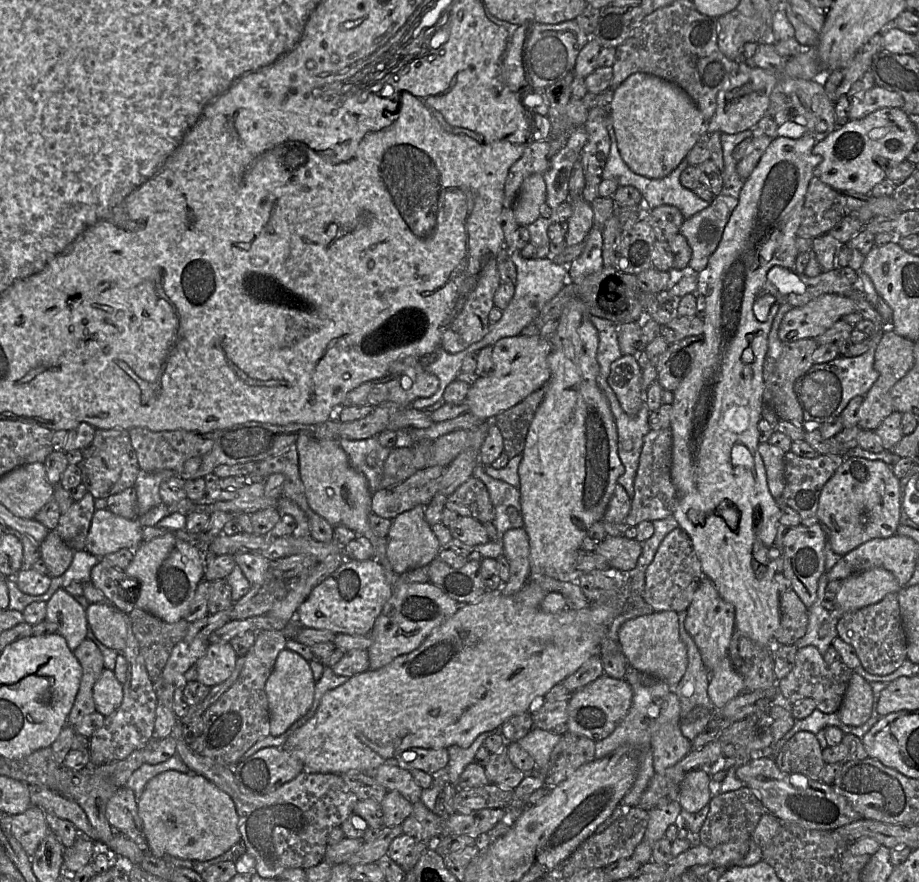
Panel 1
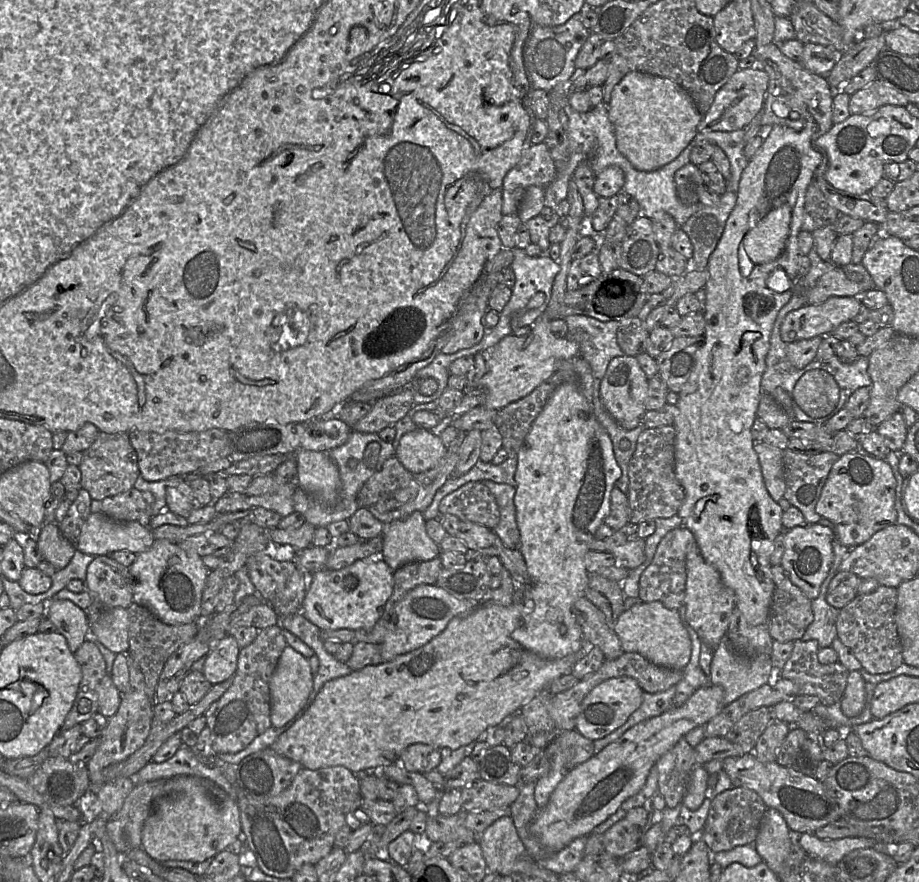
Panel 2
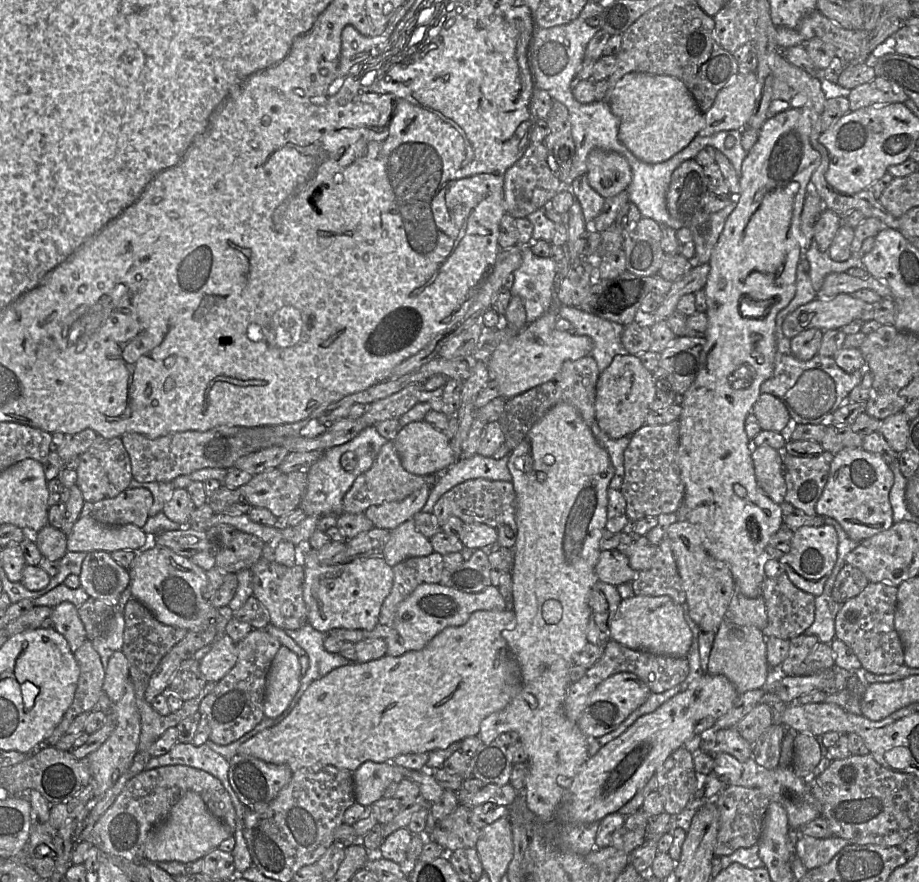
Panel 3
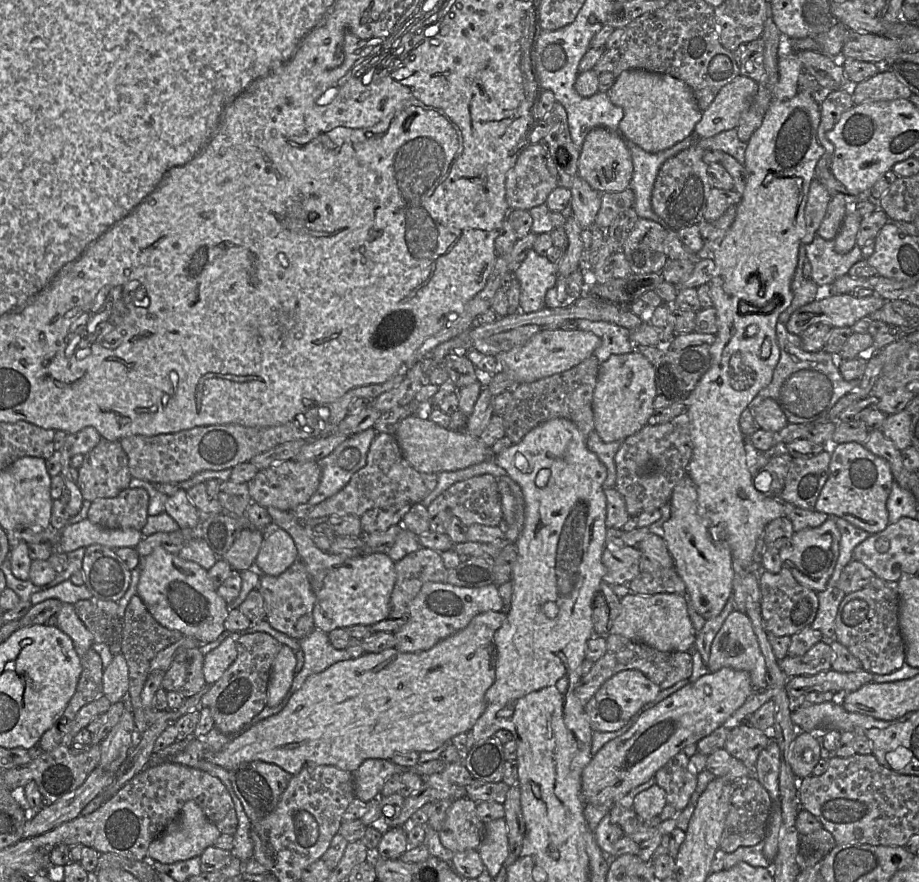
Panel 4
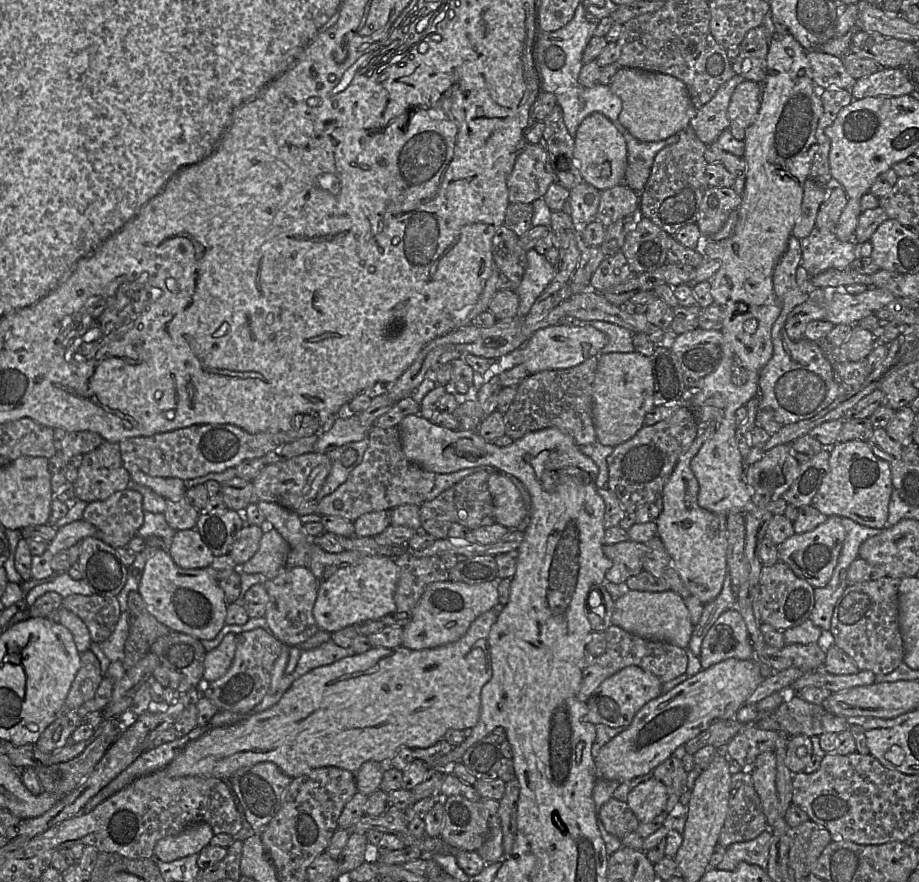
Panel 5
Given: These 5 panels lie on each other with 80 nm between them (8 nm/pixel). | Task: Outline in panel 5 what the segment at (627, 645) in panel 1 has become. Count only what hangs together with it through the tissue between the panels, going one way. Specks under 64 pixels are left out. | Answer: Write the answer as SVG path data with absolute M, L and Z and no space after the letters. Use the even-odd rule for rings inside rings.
M629 590L615 601L611 622L612 625L636 636L667 642L684 649L688 649L694 628L684 599L672 590L663 592Z

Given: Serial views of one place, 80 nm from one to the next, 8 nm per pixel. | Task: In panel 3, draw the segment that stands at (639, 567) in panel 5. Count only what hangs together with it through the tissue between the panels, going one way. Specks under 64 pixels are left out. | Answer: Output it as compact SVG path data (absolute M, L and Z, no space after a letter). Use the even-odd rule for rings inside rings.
M620 548L601 551L595 565L595 573L599 581L618 586L631 583L637 571L631 568L628 557Z

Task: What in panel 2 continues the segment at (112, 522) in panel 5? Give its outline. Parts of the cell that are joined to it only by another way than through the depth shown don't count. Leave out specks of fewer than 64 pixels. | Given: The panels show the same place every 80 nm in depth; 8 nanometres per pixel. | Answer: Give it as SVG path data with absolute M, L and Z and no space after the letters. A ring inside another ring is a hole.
M131 488L118 495L104 498L101 501L101 512L115 521L136 521L148 527L153 502L151 492Z

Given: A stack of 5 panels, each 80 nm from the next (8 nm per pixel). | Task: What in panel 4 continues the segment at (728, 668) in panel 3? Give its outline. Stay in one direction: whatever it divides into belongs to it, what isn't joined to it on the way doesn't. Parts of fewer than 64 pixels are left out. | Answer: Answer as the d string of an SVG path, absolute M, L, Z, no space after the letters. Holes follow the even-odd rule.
M733 610L726 617L711 646L710 657L707 663L708 670L715 672L723 667L747 671L750 674L754 690L767 688L765 659L754 633L752 623L745 613L737 610Z

